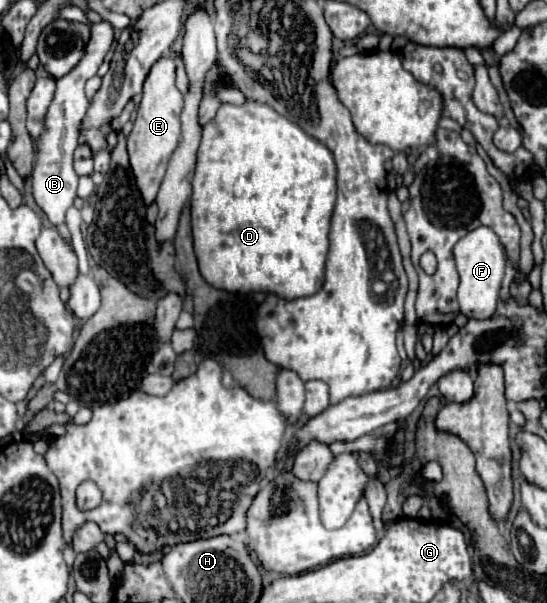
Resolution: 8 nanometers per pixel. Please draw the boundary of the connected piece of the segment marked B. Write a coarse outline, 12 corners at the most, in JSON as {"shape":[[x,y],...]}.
{"shape":[[92,26],[86,56],[56,80],[36,140],[32,194],[70,240],[64,222],[78,188],[72,156],[88,108],[84,82],[114,40]]}

